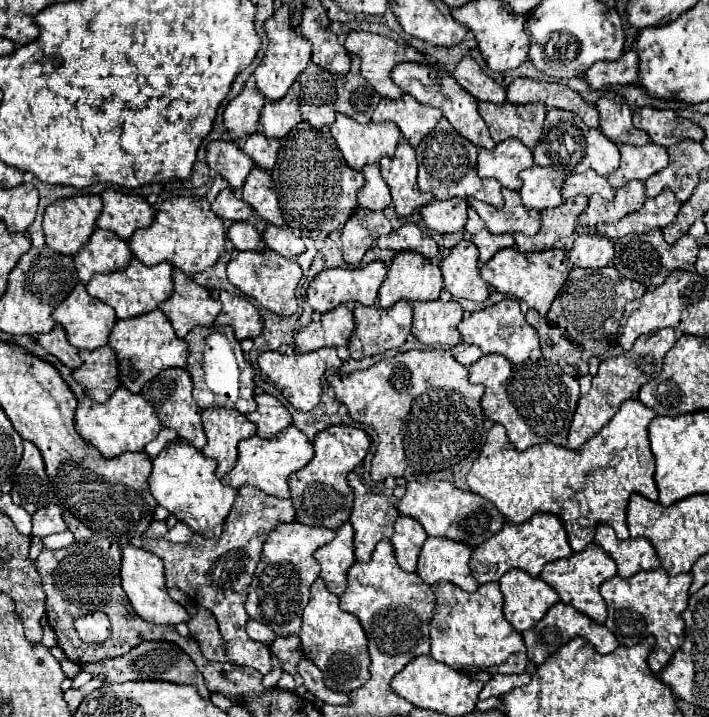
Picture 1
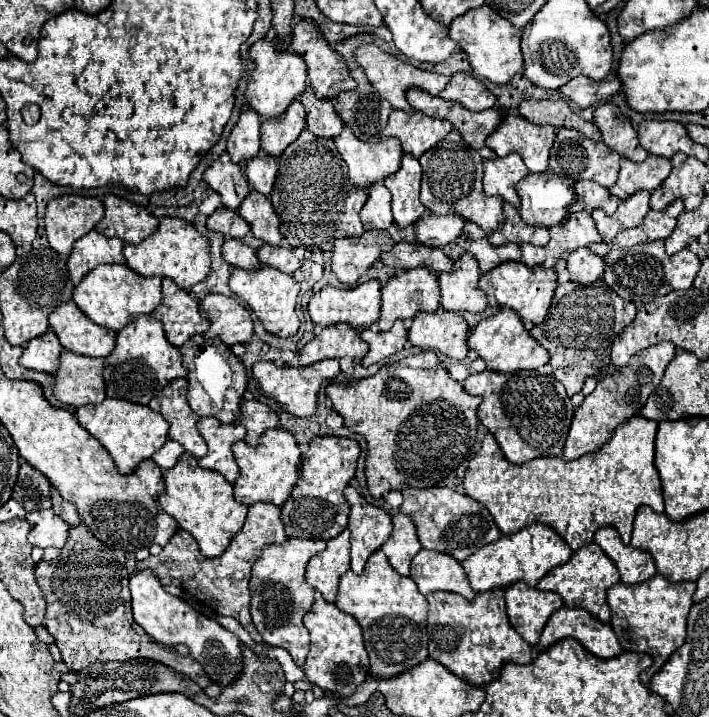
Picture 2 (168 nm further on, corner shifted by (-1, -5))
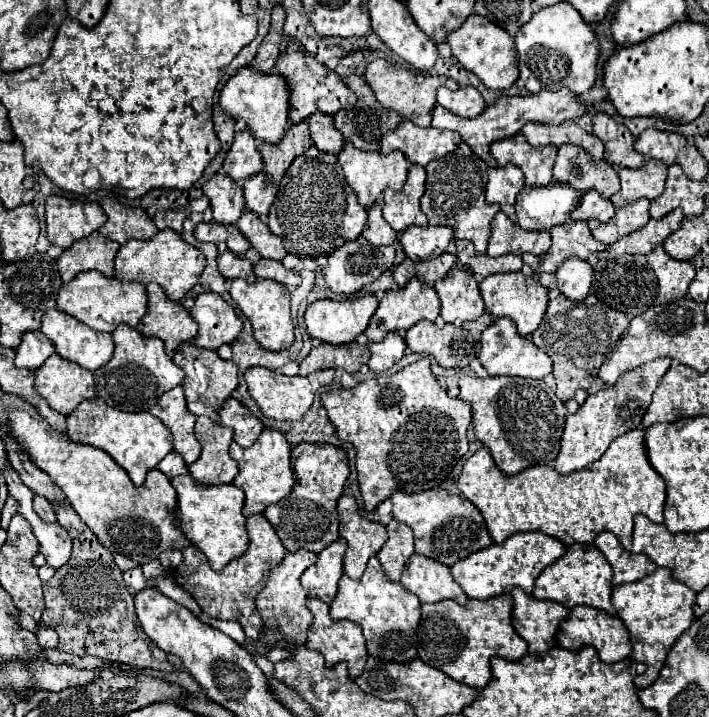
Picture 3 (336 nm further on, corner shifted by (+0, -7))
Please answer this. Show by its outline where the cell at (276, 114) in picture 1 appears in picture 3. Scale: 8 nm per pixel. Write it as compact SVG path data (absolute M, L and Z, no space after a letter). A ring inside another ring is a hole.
M301 122L293 128L287 130L283 140L279 144L261 144L259 154L263 158L263 174L269 182L279 186L281 178L285 176L287 168L297 156L303 156L309 148L313 146L311 136L309 136L309 122Z

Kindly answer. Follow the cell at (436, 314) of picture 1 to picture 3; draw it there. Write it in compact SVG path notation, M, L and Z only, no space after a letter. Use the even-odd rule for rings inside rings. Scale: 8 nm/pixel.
M417 322L405 332L405 344L411 352L433 356L441 368L465 368L475 358L473 336L453 324L439 328L433 322Z

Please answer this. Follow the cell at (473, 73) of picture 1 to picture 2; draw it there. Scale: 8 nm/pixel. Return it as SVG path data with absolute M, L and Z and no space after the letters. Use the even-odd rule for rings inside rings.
M456 72L446 88L440 92L444 100L454 100L472 112L480 112L496 106L496 96L476 78L466 72Z

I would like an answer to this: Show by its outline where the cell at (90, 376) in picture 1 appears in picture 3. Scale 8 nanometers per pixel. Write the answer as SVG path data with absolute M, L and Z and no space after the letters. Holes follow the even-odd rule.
M57 354L49 356L43 366L35 370L35 388L53 410L65 416L83 400L95 396L93 374Z

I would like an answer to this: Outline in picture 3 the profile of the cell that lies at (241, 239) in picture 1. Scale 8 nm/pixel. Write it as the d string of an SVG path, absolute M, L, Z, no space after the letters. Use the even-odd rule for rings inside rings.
M225 250L223 254L219 254L217 258L217 268L221 272L221 276L229 278L229 280L235 280L235 278L243 278L247 280L249 284L253 284L257 278L253 274L253 266L249 260Z

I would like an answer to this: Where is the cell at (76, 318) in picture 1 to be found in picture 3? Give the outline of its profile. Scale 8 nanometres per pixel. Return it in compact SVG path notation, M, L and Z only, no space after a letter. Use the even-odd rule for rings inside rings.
M49 310L45 312L45 316L41 318L41 332L55 344L55 352L69 360L79 364L85 370L95 372L97 368L101 368L103 364L109 362L109 358L113 356L113 338L111 334L105 332L95 332L85 324L79 324L75 318L59 312L59 310Z

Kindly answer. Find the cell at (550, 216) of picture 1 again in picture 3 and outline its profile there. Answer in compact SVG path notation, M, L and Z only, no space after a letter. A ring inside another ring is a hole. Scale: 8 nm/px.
M571 220L561 226L551 228L549 234L553 238L549 252L545 252L543 256L533 256L533 254L521 256L523 264L527 264L535 274L555 272L561 266L561 262L571 256L587 260L593 252L605 250L605 246L591 236L587 222L573 222Z

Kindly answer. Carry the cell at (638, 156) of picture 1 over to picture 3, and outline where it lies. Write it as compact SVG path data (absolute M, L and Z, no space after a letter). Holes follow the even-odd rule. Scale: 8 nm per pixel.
M647 160L637 170L621 168L619 178L621 178L621 190L611 196L613 206L621 208L639 198L655 200L657 196L663 194L667 180L667 166L661 164L659 160Z

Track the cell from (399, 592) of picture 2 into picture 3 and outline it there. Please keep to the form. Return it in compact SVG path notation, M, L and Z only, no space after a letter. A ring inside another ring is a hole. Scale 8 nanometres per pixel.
M377 558L367 562L367 570L361 580L341 576L339 590L331 602L329 614L333 620L351 620L359 624L363 628L363 636L367 638L367 652L371 656L385 662L409 662L417 658L413 636L421 620L421 602L399 582L389 580Z

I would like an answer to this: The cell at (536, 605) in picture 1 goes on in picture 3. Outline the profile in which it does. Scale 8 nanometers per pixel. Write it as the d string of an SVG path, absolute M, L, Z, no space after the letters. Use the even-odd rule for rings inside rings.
M513 588L515 600L513 626L517 634L527 642L531 654L545 654L555 648L559 624L567 620L569 610L557 602L539 602L537 598Z

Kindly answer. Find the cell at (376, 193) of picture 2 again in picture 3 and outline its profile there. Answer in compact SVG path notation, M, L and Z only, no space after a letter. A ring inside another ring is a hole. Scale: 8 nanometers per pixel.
M375 202L369 208L369 218L363 228L363 236L375 246L391 246L397 240L397 232L385 222L381 210L383 210L383 202Z

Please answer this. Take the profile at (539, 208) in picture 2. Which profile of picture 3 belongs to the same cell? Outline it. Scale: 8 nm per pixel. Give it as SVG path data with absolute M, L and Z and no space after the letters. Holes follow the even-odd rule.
M557 182L549 186L525 186L515 202L519 226L535 232L551 230L569 218L581 196L579 190Z

